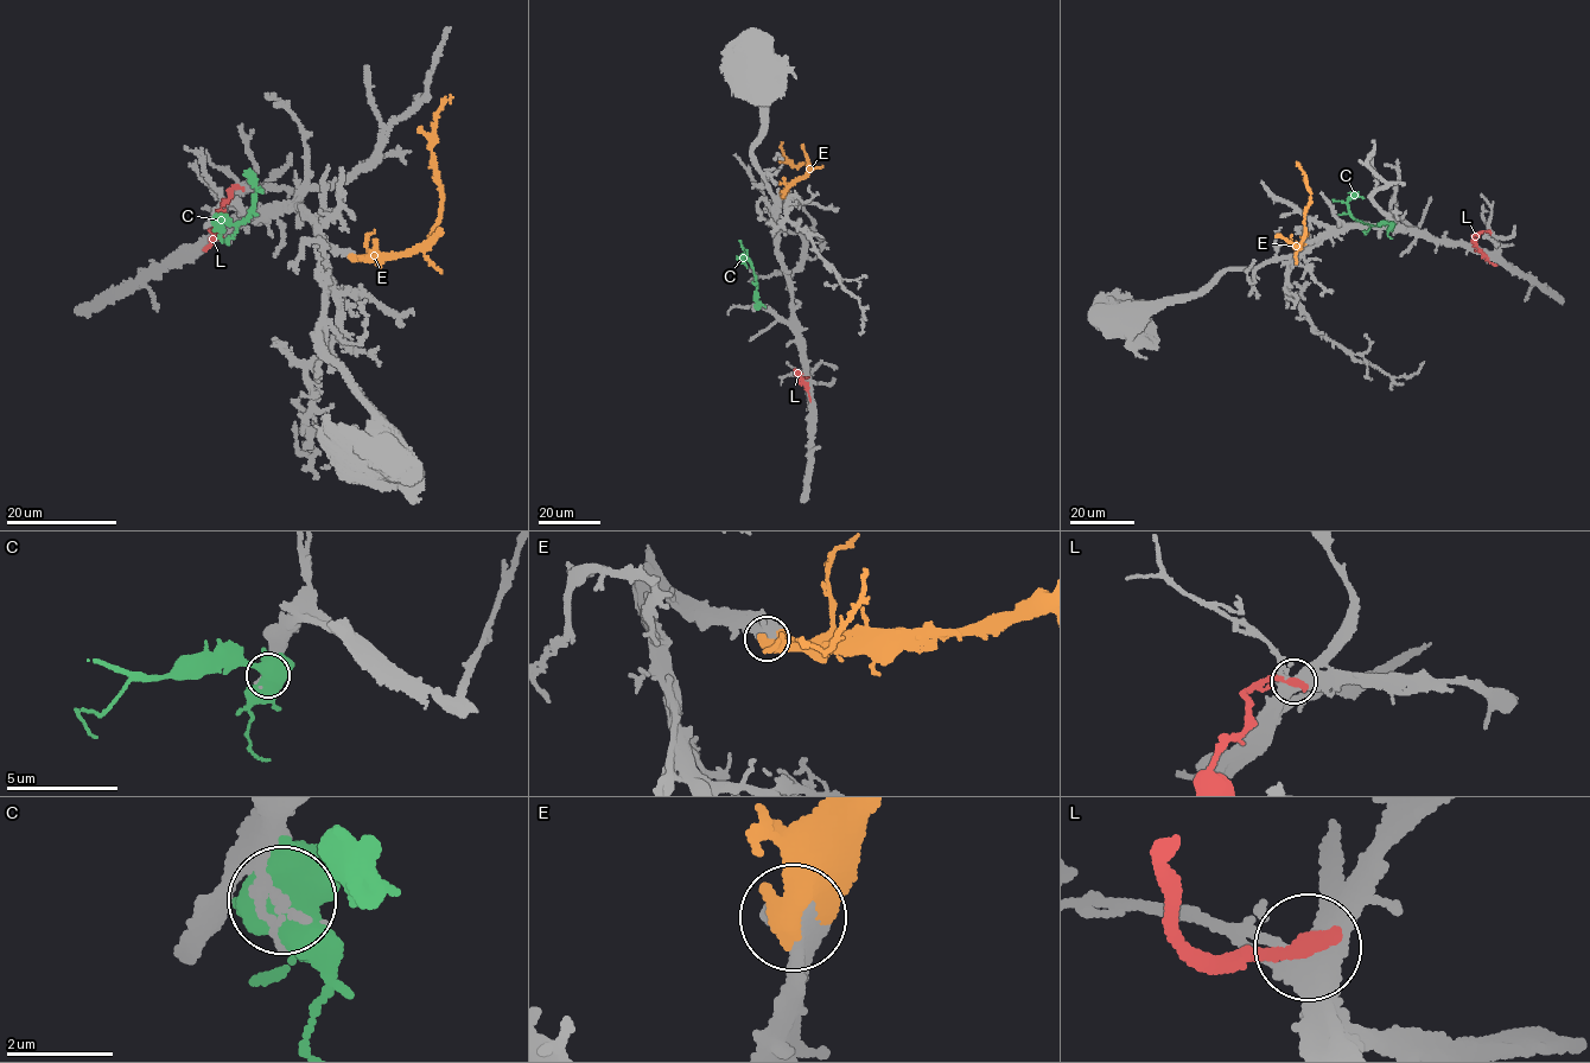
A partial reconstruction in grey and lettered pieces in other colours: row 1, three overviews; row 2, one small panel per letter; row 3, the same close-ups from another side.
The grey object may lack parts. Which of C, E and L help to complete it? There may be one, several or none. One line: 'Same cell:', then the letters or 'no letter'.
Same cell: E

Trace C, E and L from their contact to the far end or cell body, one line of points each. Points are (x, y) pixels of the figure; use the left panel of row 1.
C: (217, 221), (222, 218), (236, 227), (247, 221), (256, 189), (252, 177)
E: (351, 256), (413, 250), (426, 241), (441, 204), (441, 185), (430, 145), (436, 113), (449, 95)
L: (241, 188), (229, 191), (221, 221), (204, 249)

